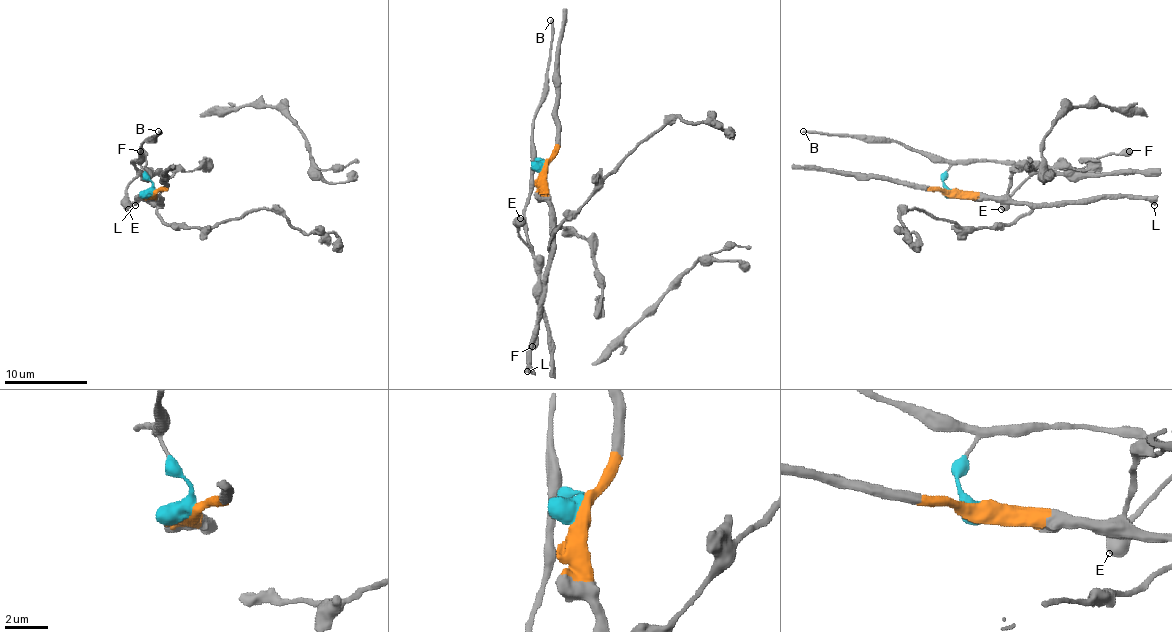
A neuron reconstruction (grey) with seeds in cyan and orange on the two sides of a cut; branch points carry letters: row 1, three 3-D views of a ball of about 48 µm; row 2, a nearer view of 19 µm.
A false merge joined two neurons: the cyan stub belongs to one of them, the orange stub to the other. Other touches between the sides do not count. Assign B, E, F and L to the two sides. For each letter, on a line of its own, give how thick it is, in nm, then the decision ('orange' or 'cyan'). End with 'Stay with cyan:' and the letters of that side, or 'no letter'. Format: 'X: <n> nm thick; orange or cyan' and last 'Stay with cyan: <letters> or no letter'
B: 190 nm thick; cyan
E: 700 nm thick; cyan
F: 600 nm thick; cyan
L: 360 nm thick; orange
Stay with cyan: B, E, F

